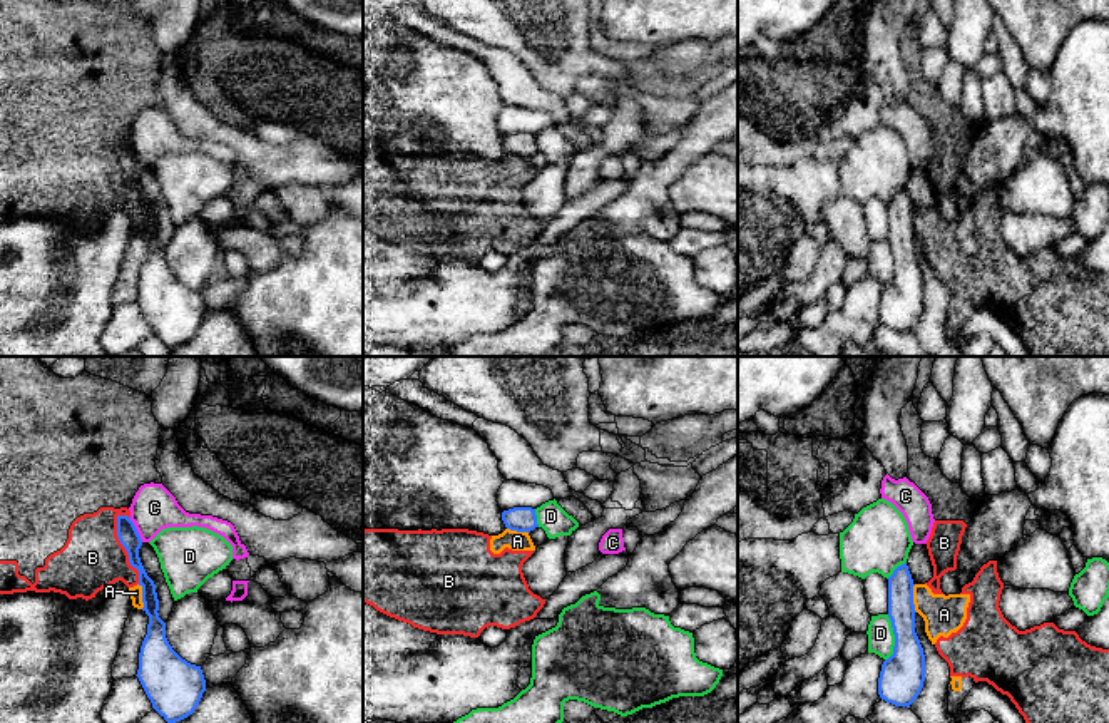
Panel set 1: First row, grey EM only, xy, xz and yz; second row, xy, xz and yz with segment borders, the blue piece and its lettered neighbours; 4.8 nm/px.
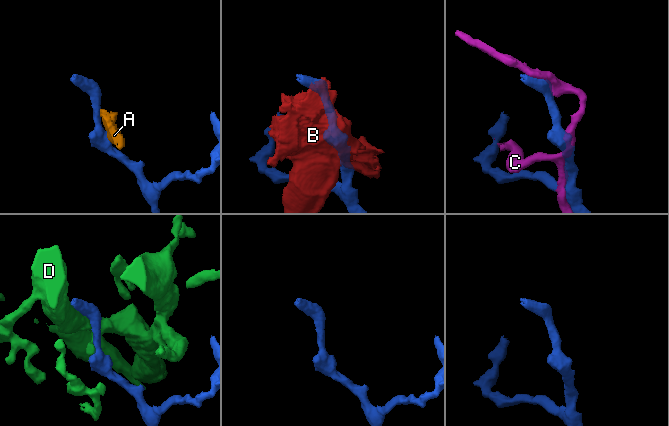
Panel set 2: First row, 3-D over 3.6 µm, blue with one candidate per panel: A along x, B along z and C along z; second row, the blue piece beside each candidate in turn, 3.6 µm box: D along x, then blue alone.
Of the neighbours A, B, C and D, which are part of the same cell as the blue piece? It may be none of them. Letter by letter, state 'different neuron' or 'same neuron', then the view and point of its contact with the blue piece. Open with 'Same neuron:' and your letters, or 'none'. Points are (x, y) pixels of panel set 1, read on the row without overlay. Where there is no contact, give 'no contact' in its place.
Same neuron: none
A: different neuron; contact yz (912, 223)
B: different neuron; contact xy (126, 174)
C: different neuron; contact xy (136, 154)
D: different neuron; contact yz (895, 263)

